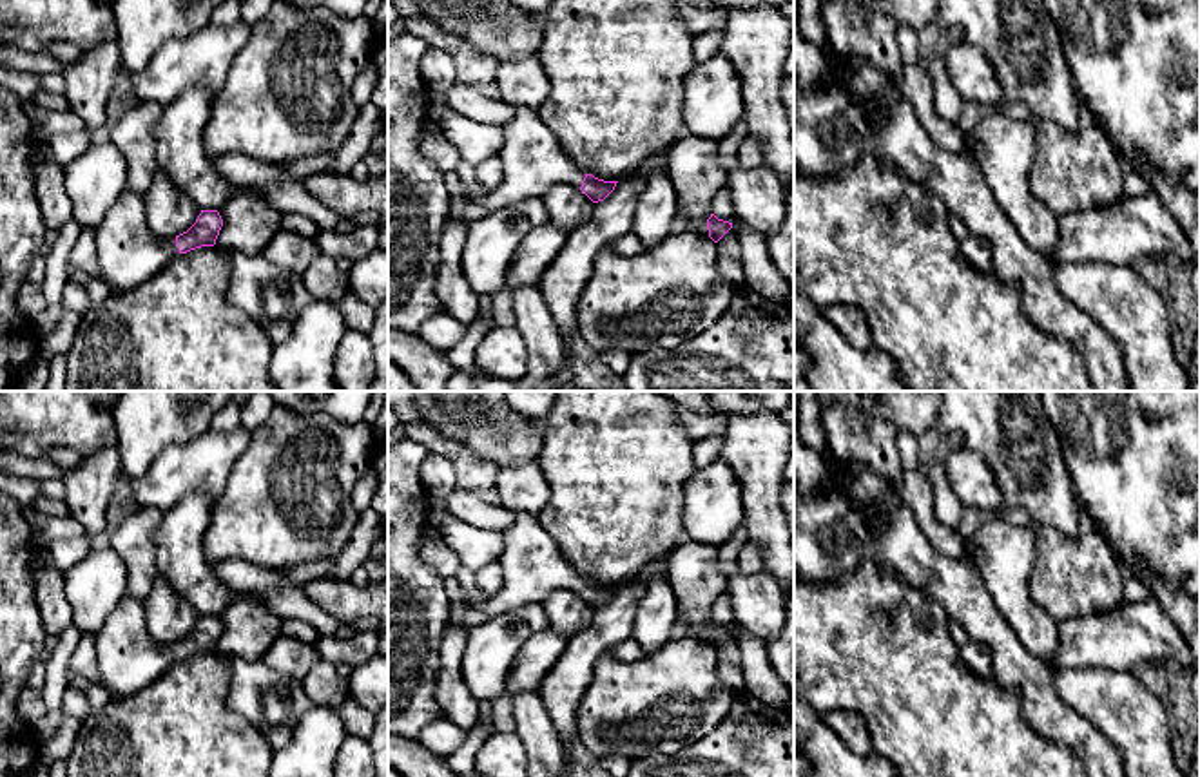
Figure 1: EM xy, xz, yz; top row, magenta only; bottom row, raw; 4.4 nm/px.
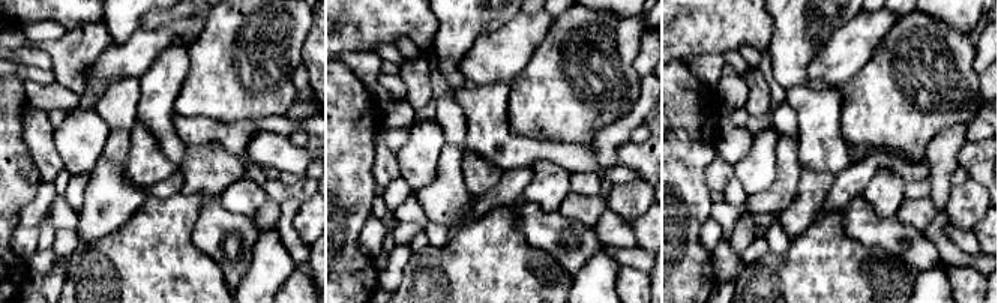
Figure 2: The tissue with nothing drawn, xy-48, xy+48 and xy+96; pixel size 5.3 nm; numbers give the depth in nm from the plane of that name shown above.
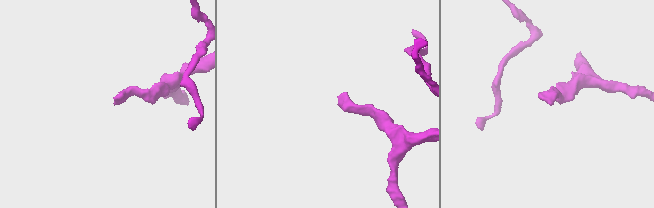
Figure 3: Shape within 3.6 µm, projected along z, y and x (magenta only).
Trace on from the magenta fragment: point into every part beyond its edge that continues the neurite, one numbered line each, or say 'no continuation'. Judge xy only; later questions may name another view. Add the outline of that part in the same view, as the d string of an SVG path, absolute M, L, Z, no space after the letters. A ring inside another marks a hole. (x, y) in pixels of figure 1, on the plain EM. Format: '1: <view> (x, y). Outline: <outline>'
1: xy (129, 660). Outline: M125 594L94 639L98 685L111 697L129 697L179 661L176 643L158 643L147 630L145 601Z

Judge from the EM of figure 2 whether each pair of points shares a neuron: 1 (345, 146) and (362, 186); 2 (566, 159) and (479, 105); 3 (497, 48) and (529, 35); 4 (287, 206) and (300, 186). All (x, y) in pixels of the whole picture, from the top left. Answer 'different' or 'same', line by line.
1: same
2: same
3: same
4: different

